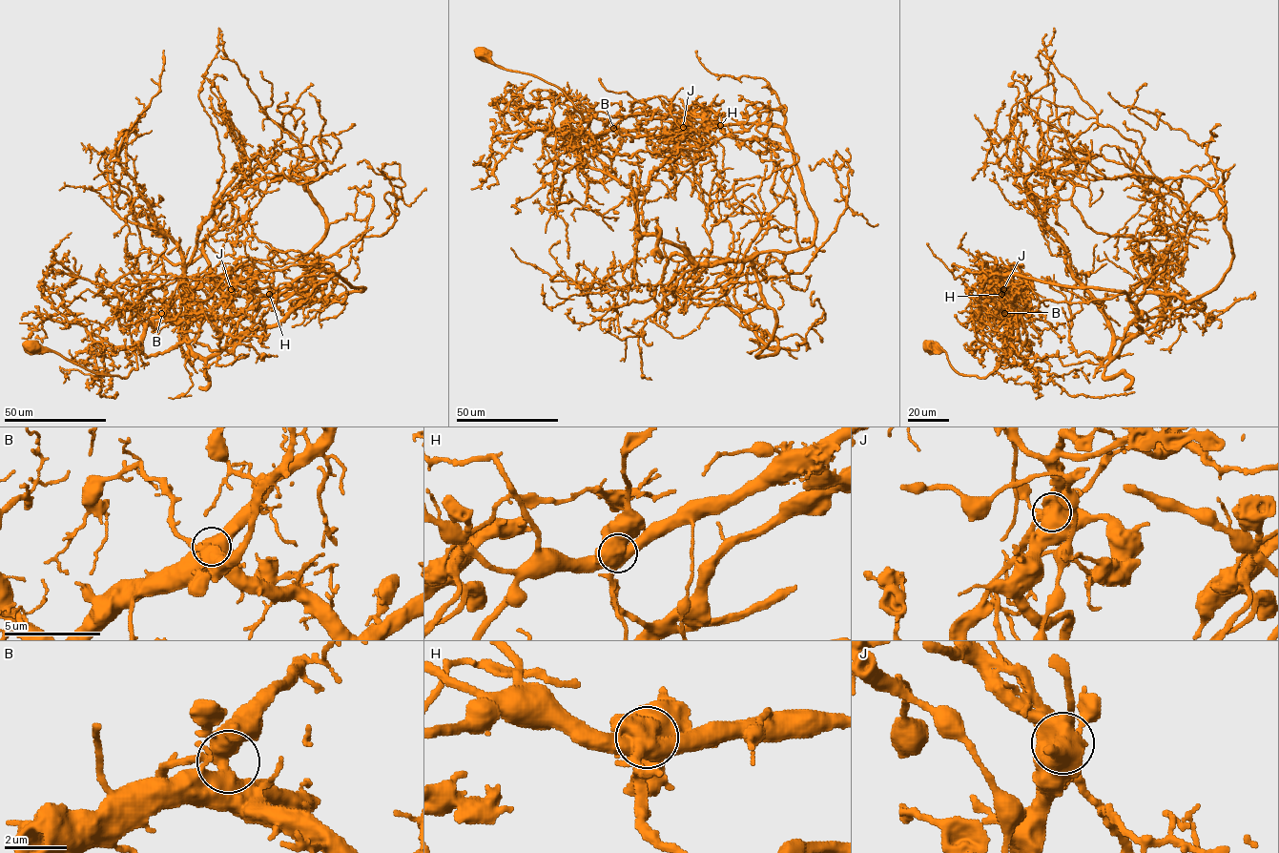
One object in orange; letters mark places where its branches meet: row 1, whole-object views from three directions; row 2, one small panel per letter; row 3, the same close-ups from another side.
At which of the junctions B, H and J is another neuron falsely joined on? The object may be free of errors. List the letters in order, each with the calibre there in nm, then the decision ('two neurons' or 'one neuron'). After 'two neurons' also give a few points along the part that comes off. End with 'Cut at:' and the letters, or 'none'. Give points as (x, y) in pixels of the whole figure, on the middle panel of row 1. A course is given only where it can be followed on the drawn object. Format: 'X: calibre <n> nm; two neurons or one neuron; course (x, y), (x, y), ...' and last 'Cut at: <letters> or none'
B: calibre 480 nm; one neuron
H: calibre 700 nm; two neurons; course (720, 125), (724, 135), (700, 150), (612, 156), (590, 135), (558, 128), (551, 194), (567, 226), (568, 259)
J: calibre 700 nm; one neuron
Cut at: H

